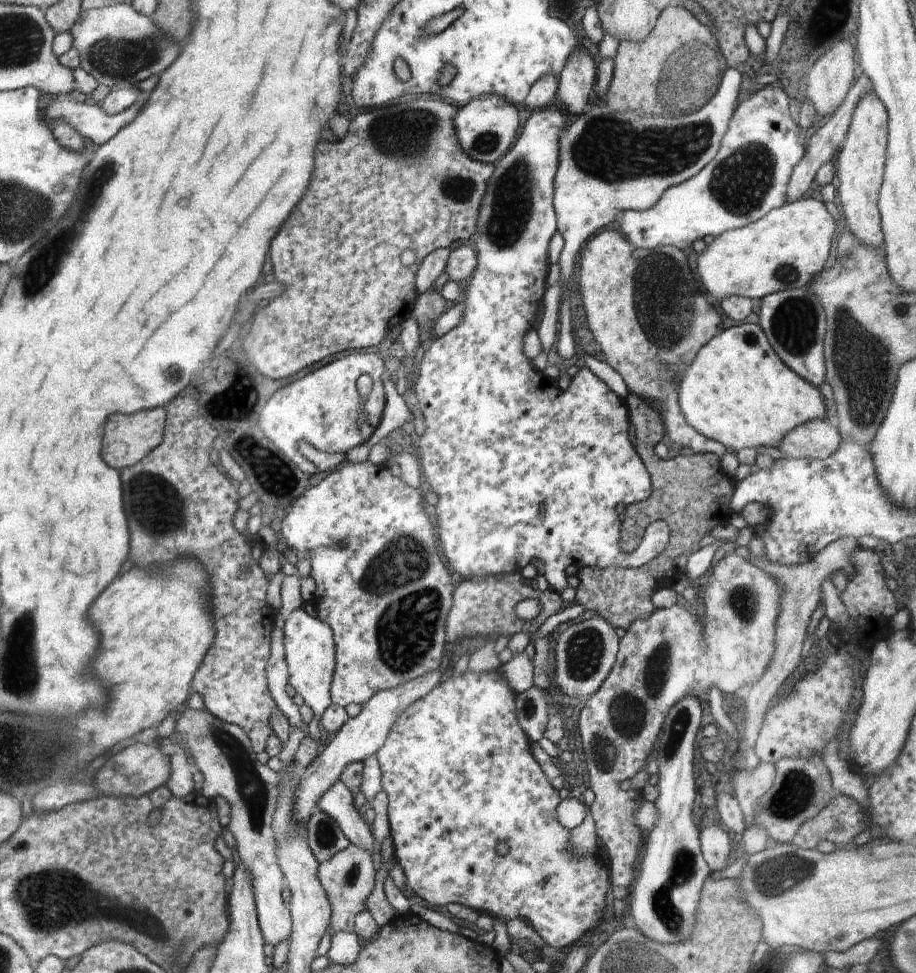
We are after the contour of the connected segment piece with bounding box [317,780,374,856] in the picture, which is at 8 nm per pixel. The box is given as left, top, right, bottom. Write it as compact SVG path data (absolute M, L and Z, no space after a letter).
M338 780L326 794L320 796L317 809L334 819L350 844L360 850L368 850L374 856L374 838L371 827L360 810L354 806L352 794L341 780Z

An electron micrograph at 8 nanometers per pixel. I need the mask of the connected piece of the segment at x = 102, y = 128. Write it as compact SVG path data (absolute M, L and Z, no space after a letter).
M61 96L48 105L46 118L48 122L69 124L80 136L103 145L136 118L146 100L147 98L140 96L128 110L120 114L106 114L100 106L76 102Z

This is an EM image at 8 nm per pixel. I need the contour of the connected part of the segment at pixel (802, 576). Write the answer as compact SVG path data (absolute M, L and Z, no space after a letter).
M850 536L838 538L817 552L808 562L802 564L794 564L794 566L784 566L784 564L774 564L766 560L766 554L753 555L750 554L750 562L758 568L762 568L764 572L768 572L770 576L774 576L781 586L780 599L780 616L776 620L775 630L775 651L766 672L760 677L760 680L748 690L746 696L742 699L742 712L744 718L738 724L738 748L732 755L731 766L729 768L730 780L734 776L734 772L742 772L745 768L746 748L754 747L760 732L762 723L766 716L767 708L776 701L777 693L781 690L782 684L786 682L786 678L800 666L802 659L802 644L807 637L806 628L814 610L820 604L822 595L820 594L820 586L822 582L830 574L834 574L836 570L844 570L845 572L852 569L852 552L858 548L857 538Z

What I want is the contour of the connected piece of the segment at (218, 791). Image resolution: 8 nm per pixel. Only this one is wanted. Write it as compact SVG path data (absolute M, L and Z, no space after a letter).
M187 705L182 707L176 718L175 735L179 743L185 742L188 745L186 750L195 760L195 770L204 776L199 794L220 795L231 806L227 828L236 840L240 862L252 878L264 944L272 944L276 948L280 942L288 942L292 921L289 905L282 899L285 883L276 858L276 840L271 829L280 796L280 774L258 760L245 730L212 716L206 709L192 710Z

